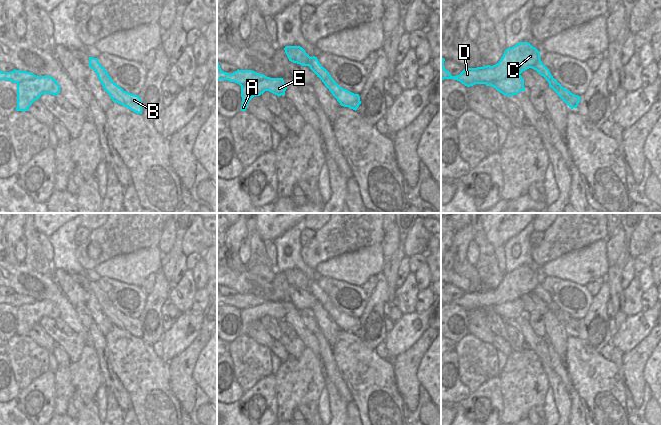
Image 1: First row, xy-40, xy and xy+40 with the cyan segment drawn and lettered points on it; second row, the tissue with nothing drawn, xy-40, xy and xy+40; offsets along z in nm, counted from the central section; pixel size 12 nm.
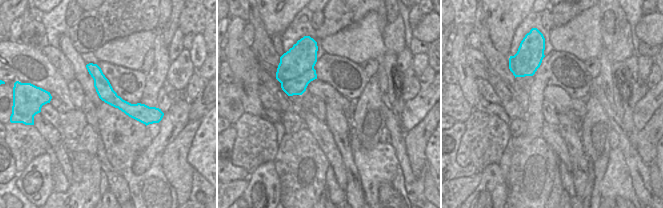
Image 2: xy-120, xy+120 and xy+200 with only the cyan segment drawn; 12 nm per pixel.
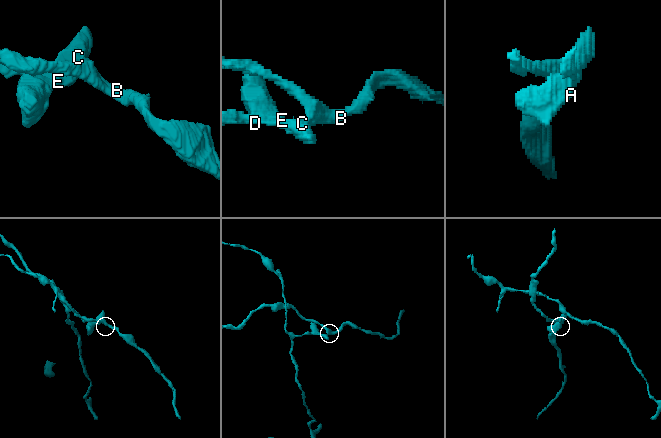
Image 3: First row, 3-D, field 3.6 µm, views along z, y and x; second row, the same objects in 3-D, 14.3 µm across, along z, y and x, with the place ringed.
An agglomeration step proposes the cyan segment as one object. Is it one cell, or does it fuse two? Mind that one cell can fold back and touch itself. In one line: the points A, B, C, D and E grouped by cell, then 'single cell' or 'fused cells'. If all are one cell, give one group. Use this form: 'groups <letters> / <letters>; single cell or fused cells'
groups A B E / C D; fused cells

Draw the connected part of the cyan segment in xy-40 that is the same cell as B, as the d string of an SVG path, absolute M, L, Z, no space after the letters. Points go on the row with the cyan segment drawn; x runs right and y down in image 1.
M89 57L89 67L95 71L104 90L109 94L113 102L125 106L137 114L142 114L141 98L138 95L124 91L114 83L97 58Z

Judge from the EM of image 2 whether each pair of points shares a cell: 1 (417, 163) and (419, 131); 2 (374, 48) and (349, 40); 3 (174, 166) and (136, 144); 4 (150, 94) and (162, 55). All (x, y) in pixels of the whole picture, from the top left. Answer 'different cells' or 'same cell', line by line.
1: same cell
2: same cell
3: different cells
4: same cell

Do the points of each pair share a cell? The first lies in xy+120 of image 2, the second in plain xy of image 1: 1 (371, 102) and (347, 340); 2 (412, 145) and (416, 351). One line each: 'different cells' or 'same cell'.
1: different cells
2: same cell

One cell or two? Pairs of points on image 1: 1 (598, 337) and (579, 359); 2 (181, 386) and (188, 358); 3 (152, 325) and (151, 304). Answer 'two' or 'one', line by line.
1: two
2: one
3: one

